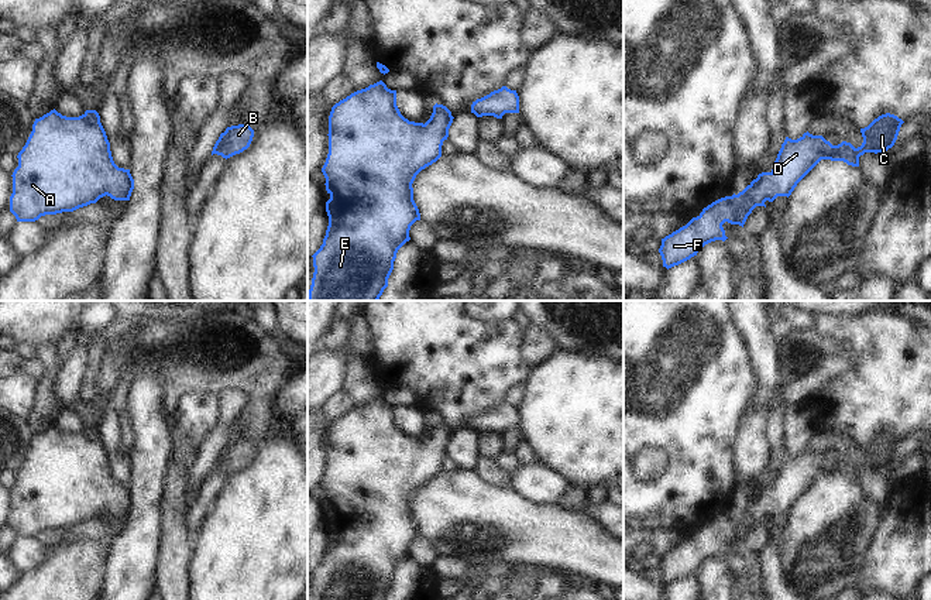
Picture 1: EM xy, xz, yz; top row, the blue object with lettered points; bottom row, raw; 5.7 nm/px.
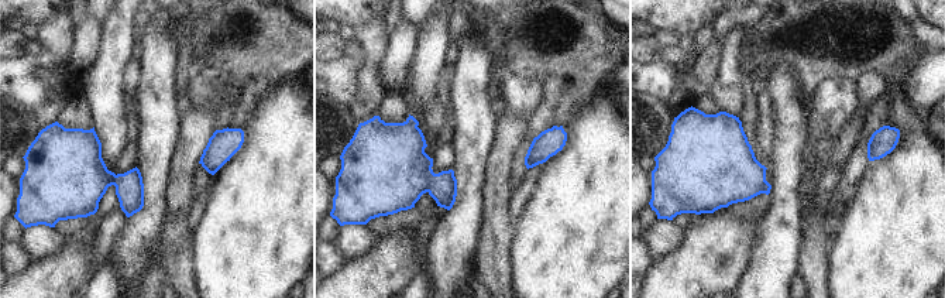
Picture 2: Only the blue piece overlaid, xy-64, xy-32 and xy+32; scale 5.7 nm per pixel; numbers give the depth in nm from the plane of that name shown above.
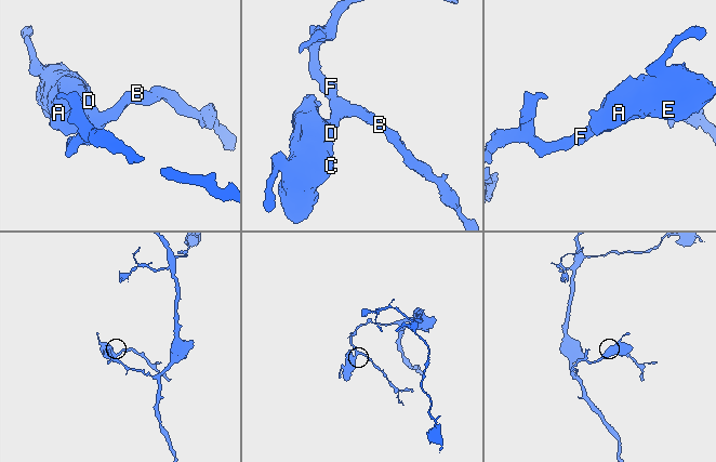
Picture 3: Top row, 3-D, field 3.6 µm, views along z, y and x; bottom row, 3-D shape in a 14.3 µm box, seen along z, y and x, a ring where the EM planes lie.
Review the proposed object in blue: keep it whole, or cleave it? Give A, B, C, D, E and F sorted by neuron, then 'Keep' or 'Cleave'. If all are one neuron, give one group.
Groups: A B C D E F. Keep.

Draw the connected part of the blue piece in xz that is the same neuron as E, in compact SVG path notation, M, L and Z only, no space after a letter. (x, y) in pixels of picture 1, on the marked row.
M379 80L374 85L370 85L365 89L357 90L340 100L331 107L329 116L329 154L326 162L322 168L322 172L326 178L326 191L330 195L330 199L326 202L326 212L329 216L329 226L326 230L326 236L323 239L323 244L320 248L312 256L313 257L313 278L309 289L309 301L378 301L382 295L384 289L388 287L388 278L394 270L394 261L396 258L398 250L410 240L409 230L410 226L420 220L419 209L413 200L413 188L412 184L416 175L432 165L442 157L442 145L443 141L449 137L449 128L453 123L451 112L443 104L434 104L433 113L430 119L423 123L415 123L405 119L398 106L396 106L396 90L391 90L387 85Z

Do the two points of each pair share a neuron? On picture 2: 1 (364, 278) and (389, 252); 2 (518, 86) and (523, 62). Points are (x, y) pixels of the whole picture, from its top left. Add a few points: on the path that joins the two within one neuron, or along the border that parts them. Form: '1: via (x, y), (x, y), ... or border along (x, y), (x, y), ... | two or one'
1: via (371, 271), (384, 259) | one
2: border along (540, 81), (507, 76), (502, 81), (497, 99) | two

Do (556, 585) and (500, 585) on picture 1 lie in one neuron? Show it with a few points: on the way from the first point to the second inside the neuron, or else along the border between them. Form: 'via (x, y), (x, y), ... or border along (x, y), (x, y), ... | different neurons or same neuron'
via (542, 585), (514, 585) | same neuron

